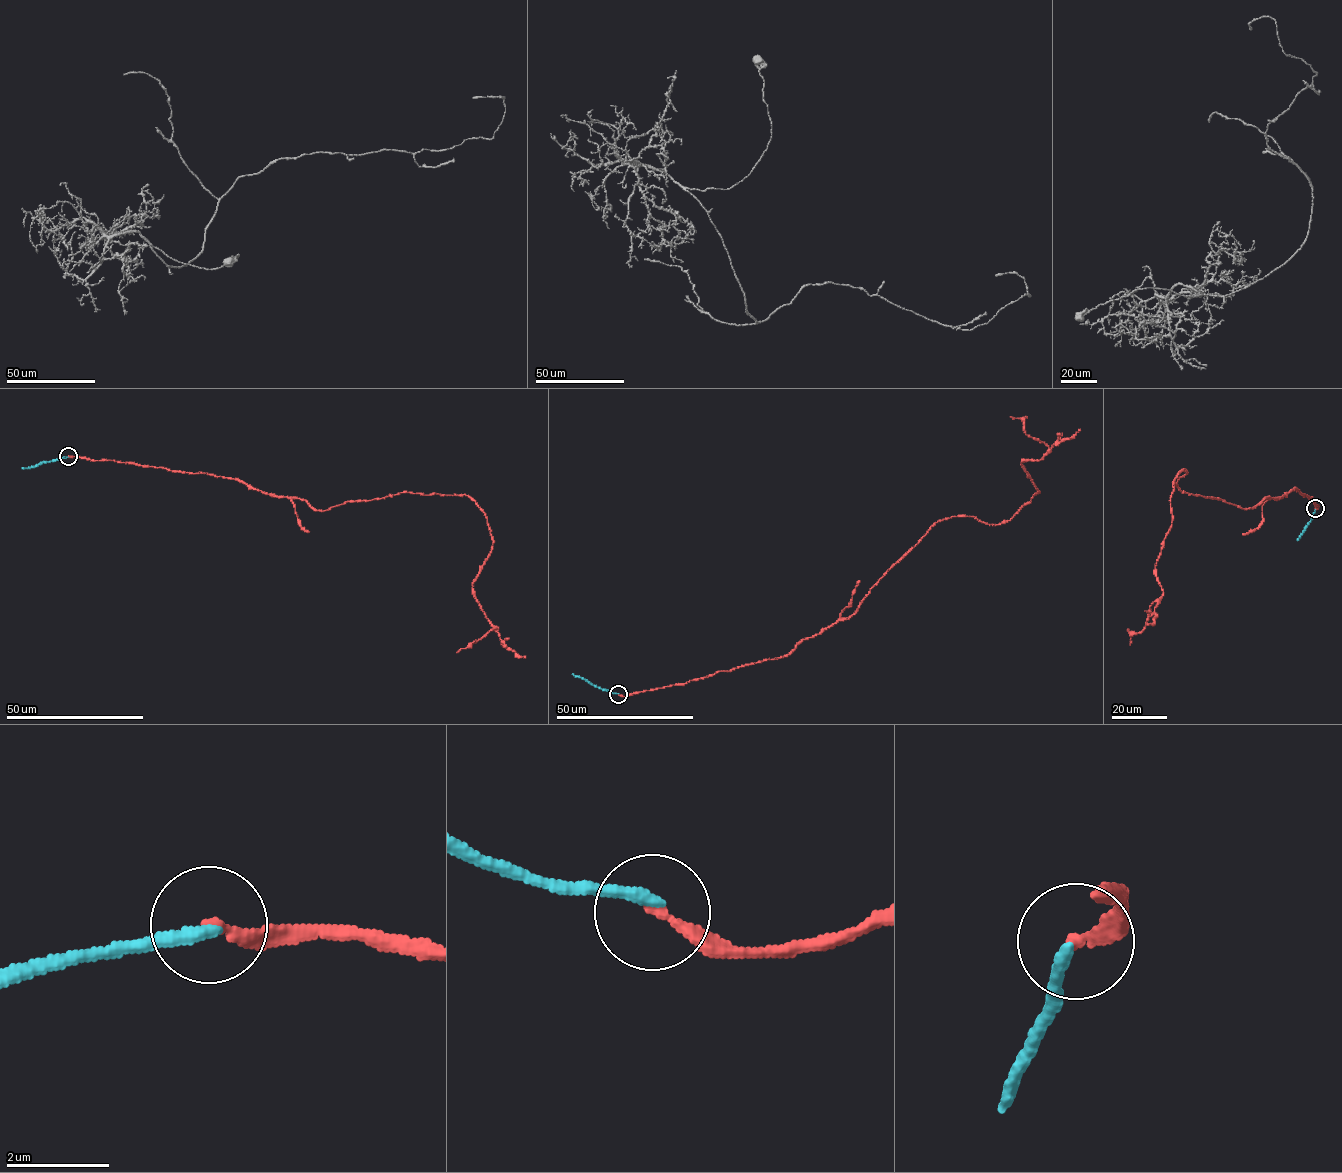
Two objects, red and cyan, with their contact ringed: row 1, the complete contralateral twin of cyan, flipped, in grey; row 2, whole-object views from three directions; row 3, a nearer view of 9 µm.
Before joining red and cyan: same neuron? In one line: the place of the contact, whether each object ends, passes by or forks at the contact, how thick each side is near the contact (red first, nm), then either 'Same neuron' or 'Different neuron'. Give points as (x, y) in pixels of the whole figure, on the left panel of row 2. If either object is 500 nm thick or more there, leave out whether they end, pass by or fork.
Place: (68, 456). At the ring red ends. At the ring cyan ends. Thickness 200 nm (red) against 260 nm. Same neuron

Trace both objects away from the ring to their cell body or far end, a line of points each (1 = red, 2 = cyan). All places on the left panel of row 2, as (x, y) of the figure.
1: (68, 456), (238, 480), (324, 511), (403, 492), (467, 495), (492, 540), (472, 594), (497, 628), (457, 652)
2: (68, 456), (22, 468)

